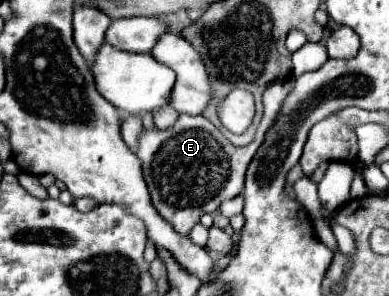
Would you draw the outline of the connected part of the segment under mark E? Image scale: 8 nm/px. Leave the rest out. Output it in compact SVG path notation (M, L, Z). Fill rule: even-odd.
M284 81L274 83L264 91L262 103L264 109L268 109L268 113L262 117L254 141L246 147L234 147L208 119L200 115L180 115L178 121L166 131L152 127L140 133L136 155L142 161L142 171L152 205L160 213L160 217L164 217L164 221L168 221L176 229L176 233L188 237L192 227L204 213L214 213L222 201L232 199L242 191L248 163L252 161L254 151L262 145L264 133L272 125L280 109L280 101L284 101L290 89L292 81Z

